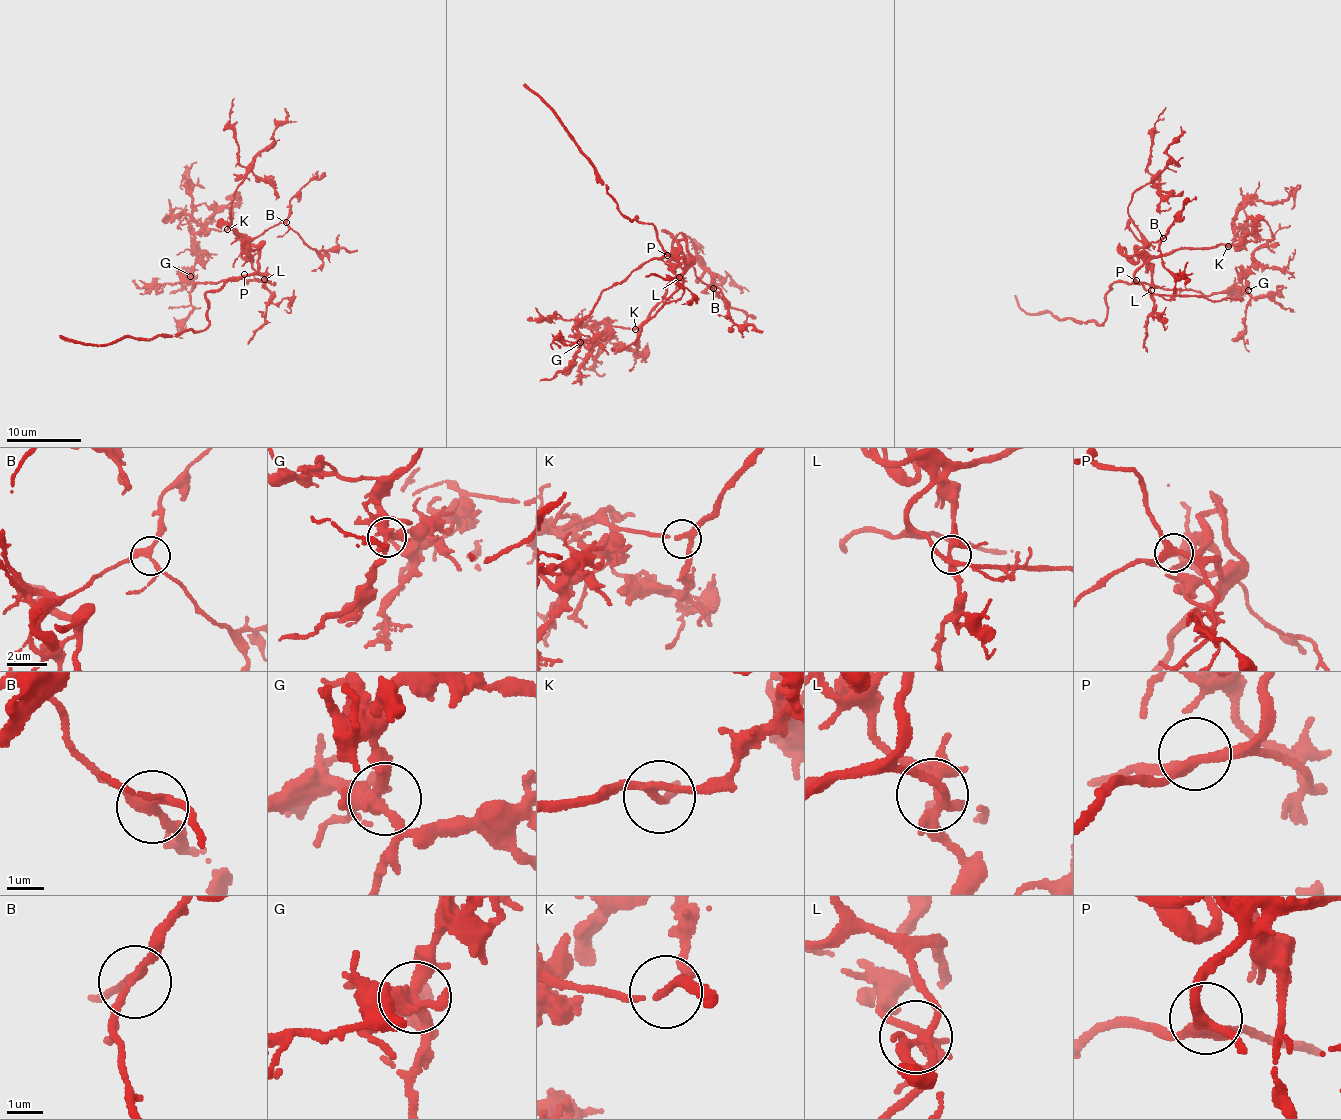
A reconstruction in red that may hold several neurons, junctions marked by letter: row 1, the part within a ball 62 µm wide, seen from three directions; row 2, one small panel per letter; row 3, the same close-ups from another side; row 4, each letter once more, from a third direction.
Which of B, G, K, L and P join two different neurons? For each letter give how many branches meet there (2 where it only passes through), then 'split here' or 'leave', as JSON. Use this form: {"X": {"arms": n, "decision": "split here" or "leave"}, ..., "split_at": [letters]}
{"B": {"arms": 4, "decision": "leave"}, "G": {"arms": 7, "decision": "leave"}, "K": {"arms": 3, "decision": "leave"}, "L": {"arms": 7, "decision": "leave"}, "P": {"arms": 3, "decision": "leave"}, "split_at": []}

